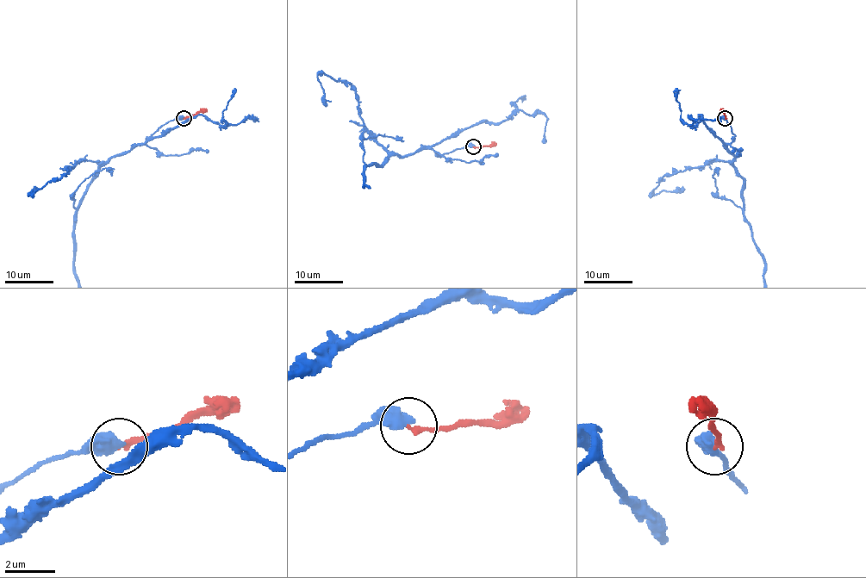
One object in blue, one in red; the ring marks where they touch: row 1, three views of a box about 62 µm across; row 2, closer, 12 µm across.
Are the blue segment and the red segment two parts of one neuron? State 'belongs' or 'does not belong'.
belongs

